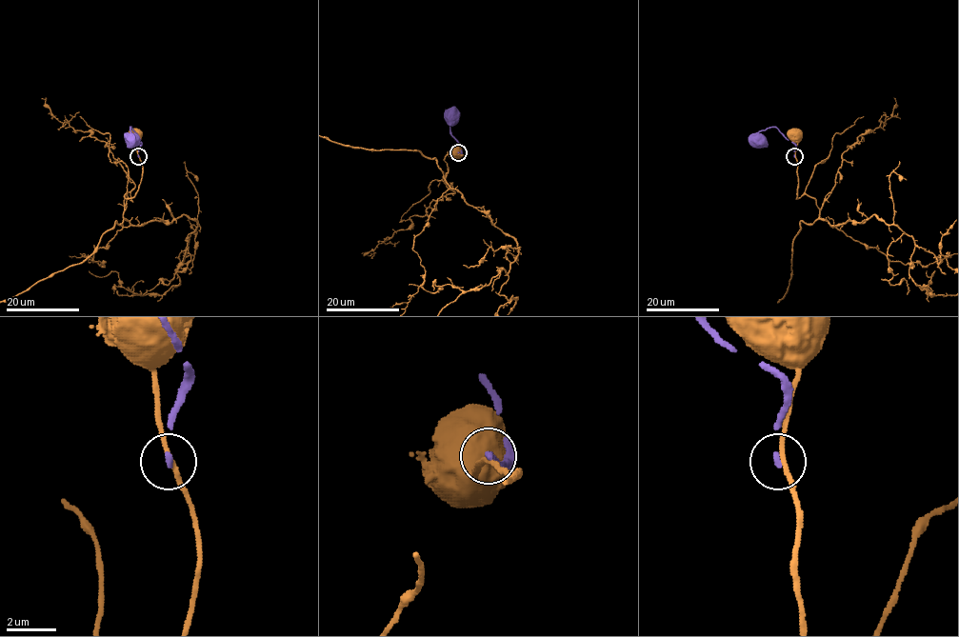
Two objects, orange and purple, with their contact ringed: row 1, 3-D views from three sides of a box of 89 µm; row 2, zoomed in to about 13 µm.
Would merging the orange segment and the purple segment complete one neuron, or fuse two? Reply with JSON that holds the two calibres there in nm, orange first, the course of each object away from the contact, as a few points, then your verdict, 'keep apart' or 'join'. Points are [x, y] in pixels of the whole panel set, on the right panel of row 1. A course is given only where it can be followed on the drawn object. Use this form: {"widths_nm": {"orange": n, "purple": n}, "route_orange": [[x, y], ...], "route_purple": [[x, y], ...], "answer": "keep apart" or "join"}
{"widths_nm": {"orange": 180, "purple": 190}, "route_orange": [[794, 156], [797, 135], [794, 134]], "route_purple": [[794, 156], [795, 145], [775, 128], [761, 130], [759, 138]], "answer": "keep apart"}

